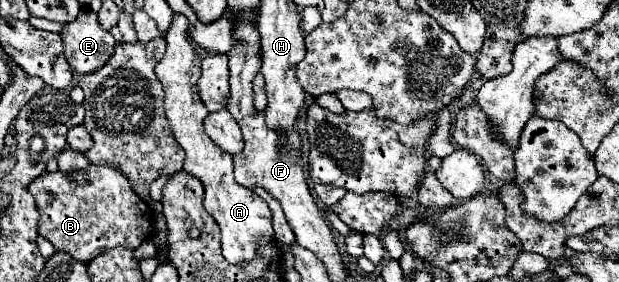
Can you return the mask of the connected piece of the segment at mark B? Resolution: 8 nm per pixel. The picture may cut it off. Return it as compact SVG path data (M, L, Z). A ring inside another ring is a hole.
M89 165L89 169L83 169L81 173L61 173L61 171L43 173L41 177L33 179L33 183L29 185L29 193L35 198L35 205L39 209L37 233L47 241L51 241L51 245L57 251L65 251L81 263L89 263L93 261L93 257L97 257L97 253L103 253L117 245L127 249L137 249L153 233L151 205L141 201L133 193L129 179L125 179L125 175L119 169Z

